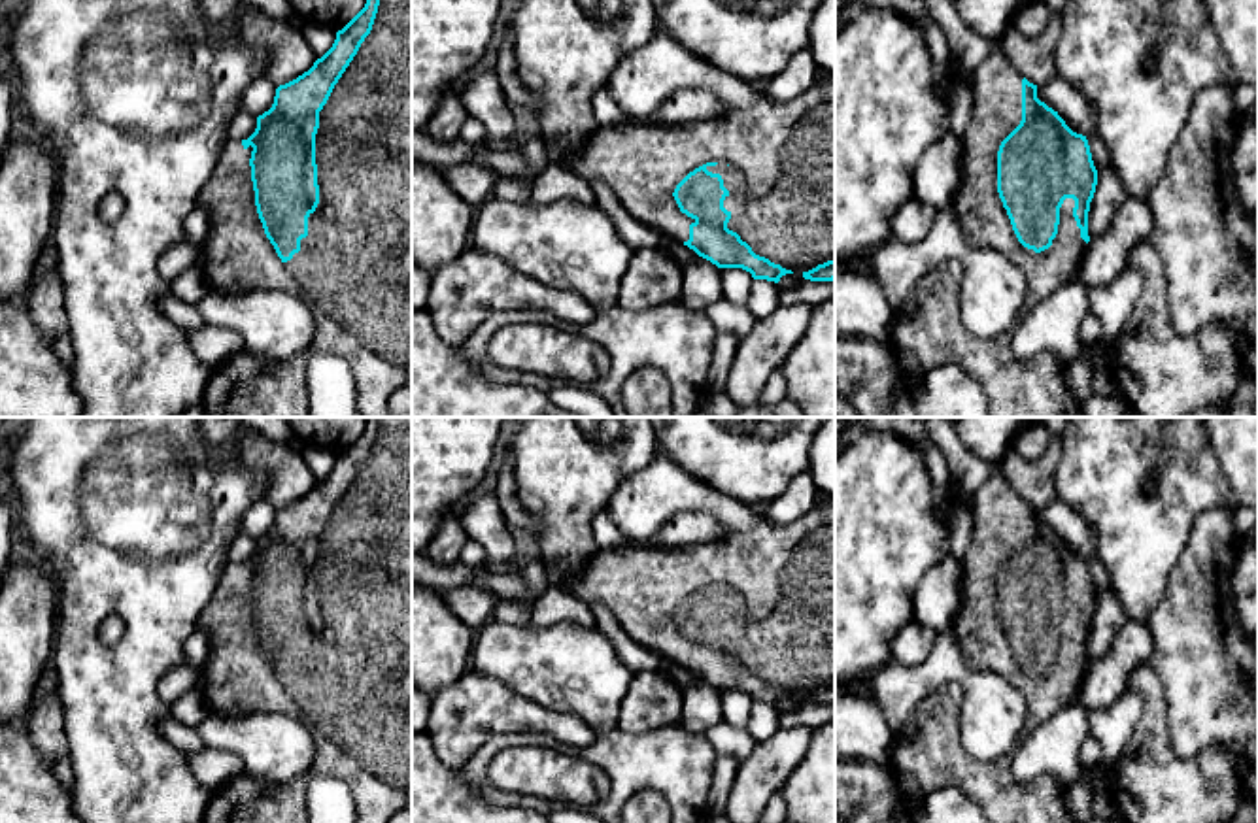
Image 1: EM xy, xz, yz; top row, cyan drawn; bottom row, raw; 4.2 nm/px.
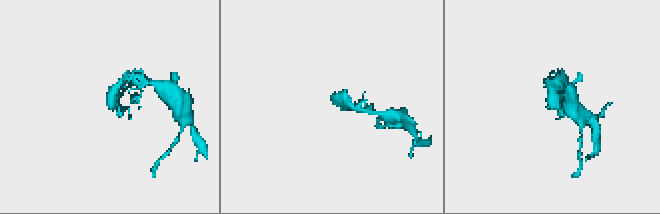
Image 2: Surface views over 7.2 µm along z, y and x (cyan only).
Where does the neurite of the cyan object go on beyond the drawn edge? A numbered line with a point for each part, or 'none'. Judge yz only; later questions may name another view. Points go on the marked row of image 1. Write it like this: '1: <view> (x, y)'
1: yz (996, 83)

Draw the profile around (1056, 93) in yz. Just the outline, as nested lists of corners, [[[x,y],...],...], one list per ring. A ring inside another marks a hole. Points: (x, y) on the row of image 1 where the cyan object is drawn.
[[[1054,77],[1037,85],[1037,98],[1052,108],[1063,121],[1075,123],[1082,136],[1097,136],[1096,109],[1065,79]]]

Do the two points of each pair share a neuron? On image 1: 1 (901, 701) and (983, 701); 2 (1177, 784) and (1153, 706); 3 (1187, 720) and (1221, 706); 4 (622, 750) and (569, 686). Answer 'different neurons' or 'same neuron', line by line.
1: same neuron
2: same neuron
3: same neuron
4: different neurons

